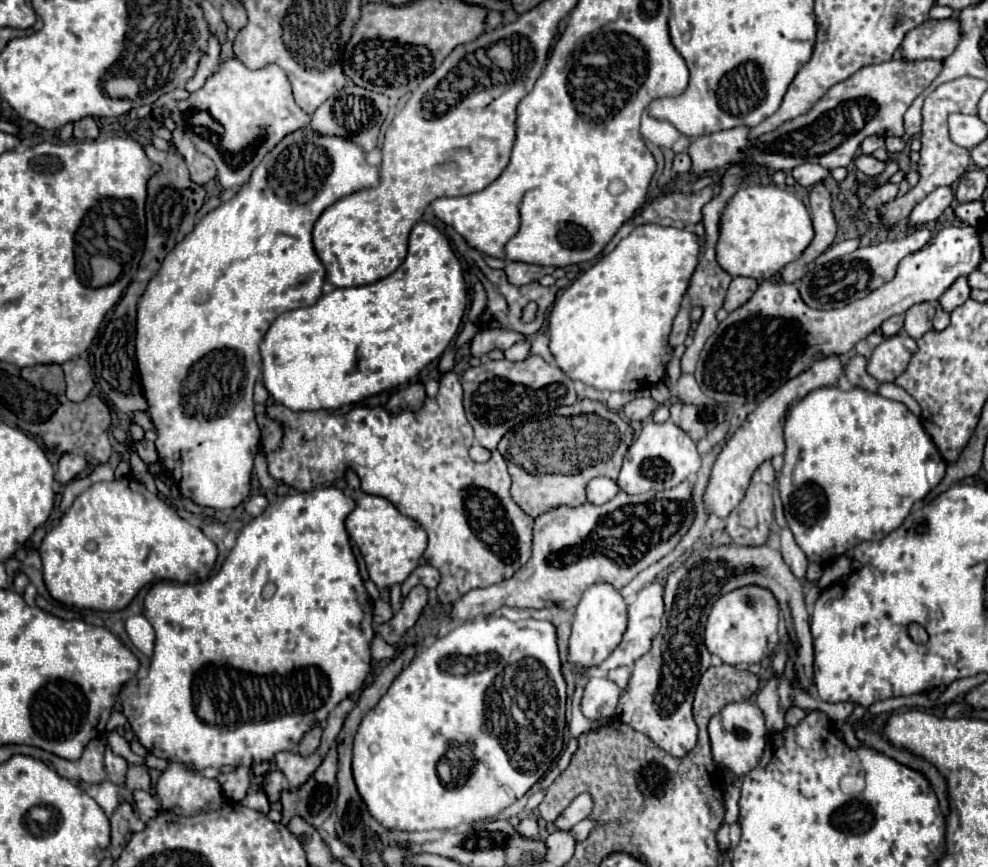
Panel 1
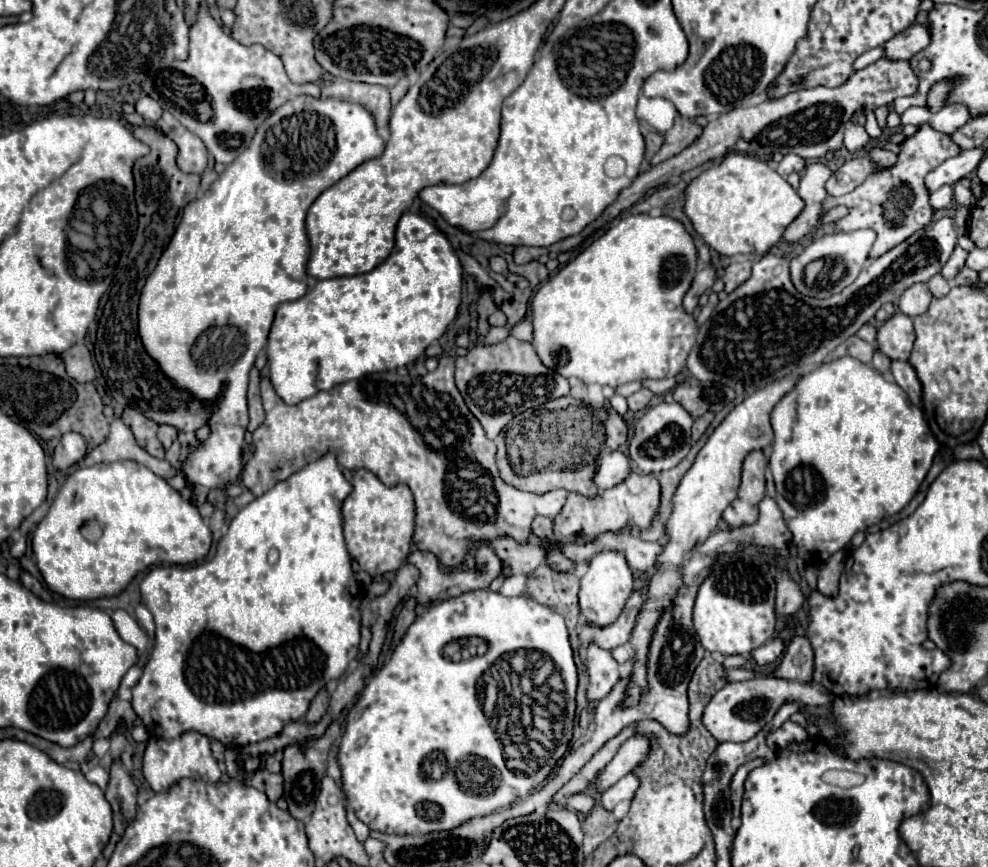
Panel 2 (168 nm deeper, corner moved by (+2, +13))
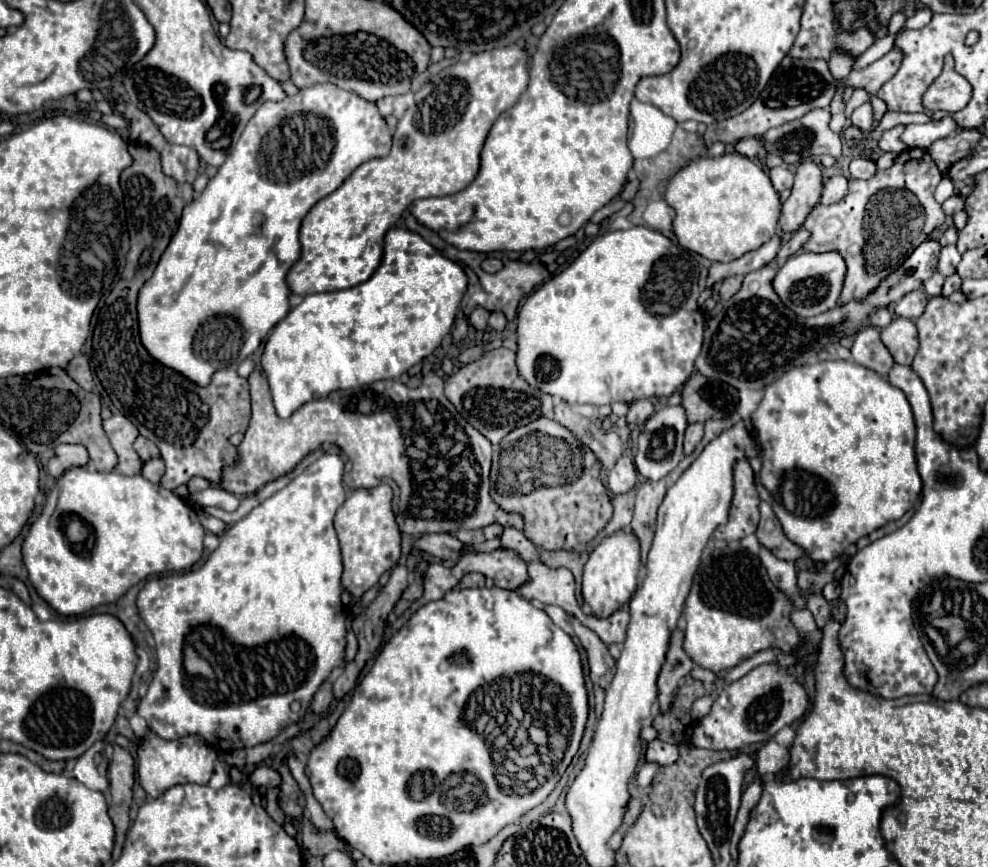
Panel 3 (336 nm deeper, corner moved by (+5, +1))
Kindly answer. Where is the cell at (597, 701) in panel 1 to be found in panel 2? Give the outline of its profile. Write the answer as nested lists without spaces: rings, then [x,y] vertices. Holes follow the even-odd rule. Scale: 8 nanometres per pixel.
[[[594,644],[588,648],[586,666],[588,666],[588,680],[590,680],[586,688],[586,698],[590,702],[600,702],[610,694],[610,690],[618,682],[620,666],[608,650],[602,650]]]

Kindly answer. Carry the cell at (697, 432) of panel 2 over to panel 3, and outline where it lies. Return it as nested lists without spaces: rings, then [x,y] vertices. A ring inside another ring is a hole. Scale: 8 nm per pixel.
[[[689,424],[685,430],[685,446],[683,452],[691,454],[695,450],[695,446],[701,442],[703,438],[703,424]]]

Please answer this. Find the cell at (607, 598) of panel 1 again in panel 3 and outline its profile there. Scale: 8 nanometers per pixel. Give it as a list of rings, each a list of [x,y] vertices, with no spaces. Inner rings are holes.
[[[617,530],[611,536],[605,536],[589,554],[589,560],[583,570],[583,600],[591,606],[591,614],[609,616],[629,602],[631,594],[637,588],[637,574],[641,566],[641,548],[633,532]]]

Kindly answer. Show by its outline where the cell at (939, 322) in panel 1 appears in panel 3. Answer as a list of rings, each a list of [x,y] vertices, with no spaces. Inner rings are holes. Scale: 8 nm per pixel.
[[[935,270],[935,274],[933,274],[925,284],[923,284],[923,286],[925,286],[925,292],[927,292],[929,296],[939,296],[939,294],[941,294],[943,280],[945,280],[945,278]]]

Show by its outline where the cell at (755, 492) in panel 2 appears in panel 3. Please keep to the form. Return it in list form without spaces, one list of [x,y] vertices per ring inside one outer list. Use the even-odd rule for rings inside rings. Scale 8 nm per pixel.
[[[745,458],[733,466],[733,490],[729,522],[713,532],[713,538],[727,542],[753,534],[759,524],[759,494],[753,484],[753,470]]]

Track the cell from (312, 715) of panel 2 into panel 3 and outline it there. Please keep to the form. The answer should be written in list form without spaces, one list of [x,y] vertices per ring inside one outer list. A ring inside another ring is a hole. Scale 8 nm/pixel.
[[[325,680],[321,684],[321,688],[315,692],[313,696],[313,702],[311,702],[311,708],[315,714],[325,714],[329,710],[329,704],[333,700],[333,688],[331,688],[331,682]]]

